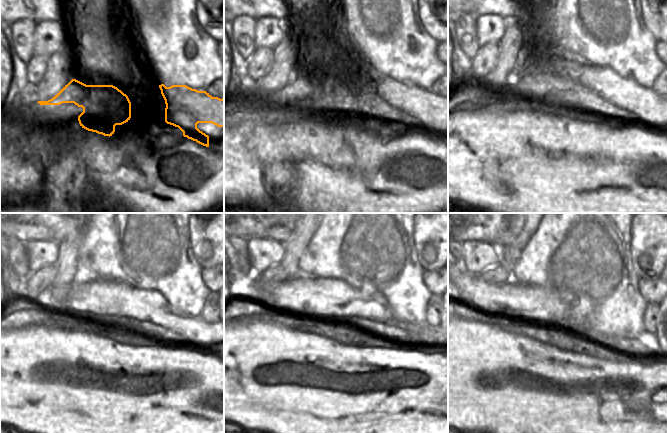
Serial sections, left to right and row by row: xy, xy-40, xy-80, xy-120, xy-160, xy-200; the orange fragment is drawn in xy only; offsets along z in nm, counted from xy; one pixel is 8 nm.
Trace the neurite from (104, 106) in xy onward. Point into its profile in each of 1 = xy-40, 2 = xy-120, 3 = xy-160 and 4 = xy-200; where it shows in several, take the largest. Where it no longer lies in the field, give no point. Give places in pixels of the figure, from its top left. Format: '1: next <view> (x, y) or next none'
1: next xy-40 (404, 105)
2: next xy-120 (114, 305)
3: next xy-160 (331, 300)
4: next xy-200 (541, 304)

